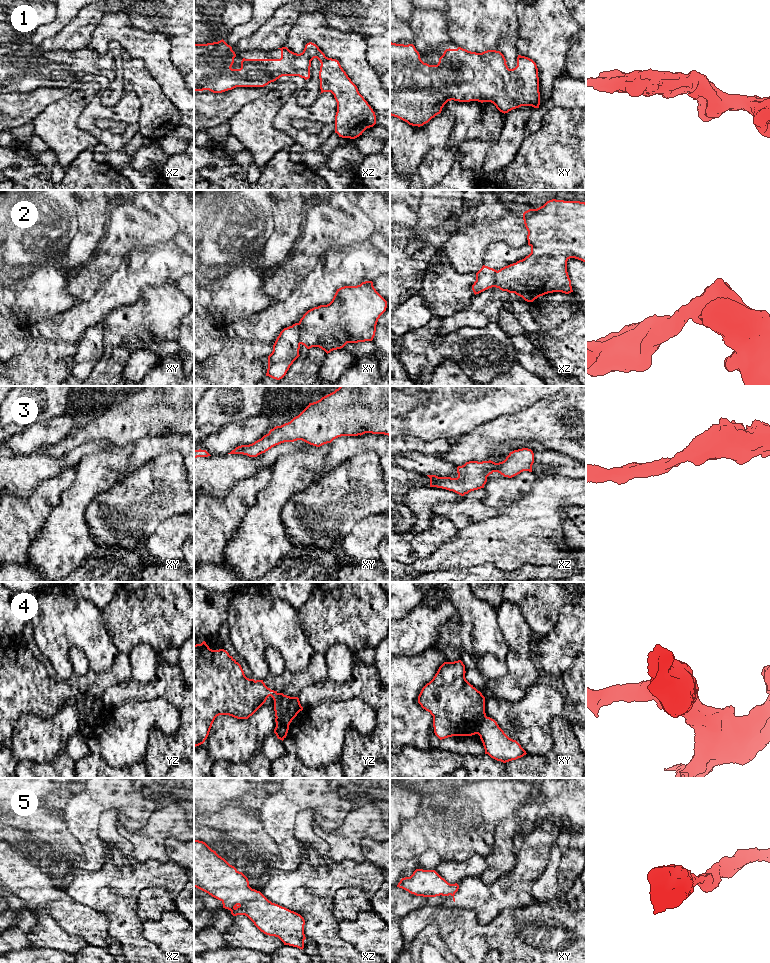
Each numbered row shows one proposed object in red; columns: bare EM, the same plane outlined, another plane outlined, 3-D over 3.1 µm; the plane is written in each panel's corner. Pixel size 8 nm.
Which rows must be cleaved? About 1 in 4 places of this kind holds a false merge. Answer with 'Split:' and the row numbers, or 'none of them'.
Split: 2, 4

